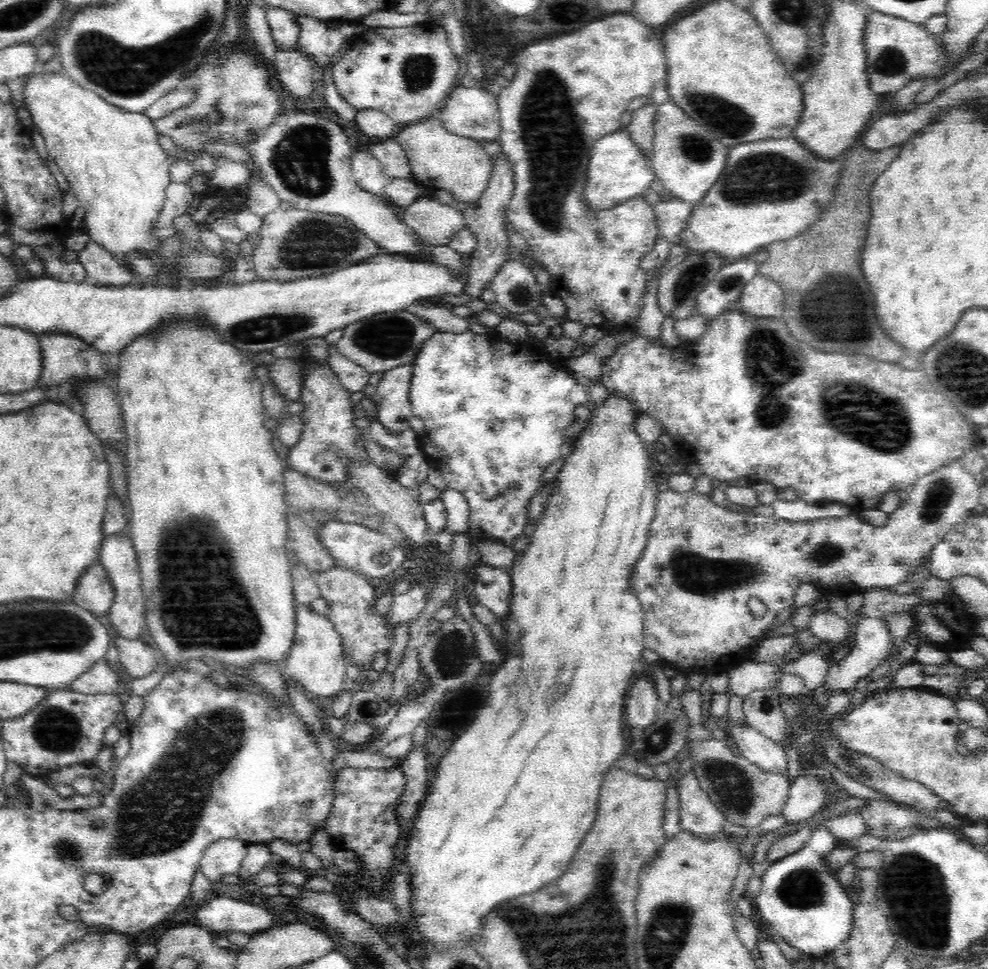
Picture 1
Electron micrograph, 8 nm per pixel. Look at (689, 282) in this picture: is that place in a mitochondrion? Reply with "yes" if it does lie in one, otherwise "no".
yes

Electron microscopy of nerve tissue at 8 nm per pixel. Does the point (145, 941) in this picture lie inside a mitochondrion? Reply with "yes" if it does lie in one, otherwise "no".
no

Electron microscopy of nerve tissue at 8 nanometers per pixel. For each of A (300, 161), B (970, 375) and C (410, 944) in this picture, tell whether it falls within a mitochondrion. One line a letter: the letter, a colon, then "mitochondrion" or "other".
A: mitochondrion
B: mitochondrion
C: other

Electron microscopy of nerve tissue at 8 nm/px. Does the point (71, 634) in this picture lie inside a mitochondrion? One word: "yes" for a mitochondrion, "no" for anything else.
yes

